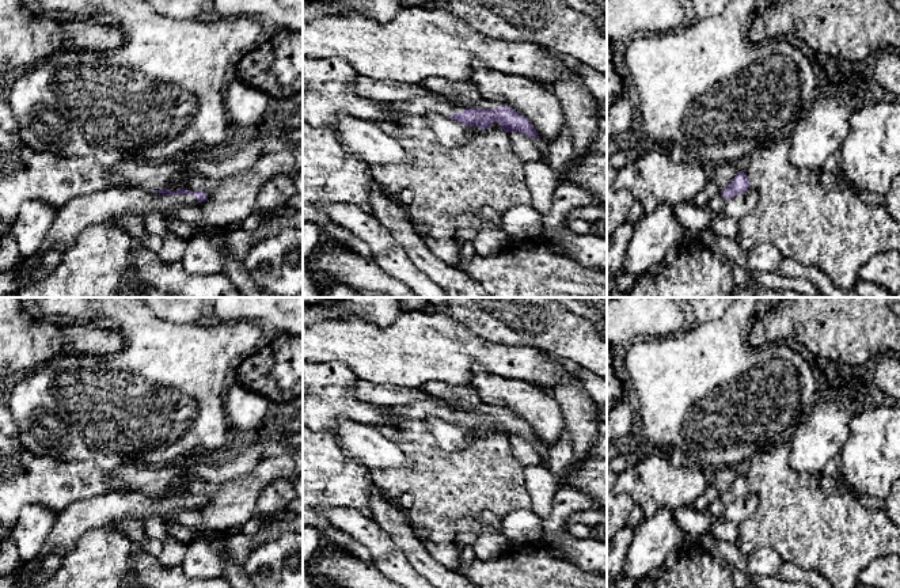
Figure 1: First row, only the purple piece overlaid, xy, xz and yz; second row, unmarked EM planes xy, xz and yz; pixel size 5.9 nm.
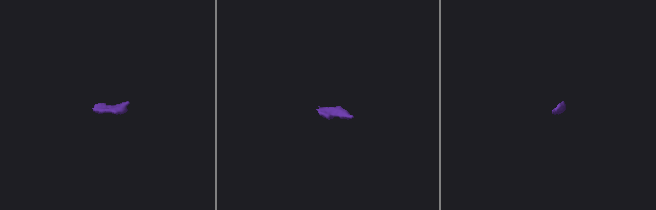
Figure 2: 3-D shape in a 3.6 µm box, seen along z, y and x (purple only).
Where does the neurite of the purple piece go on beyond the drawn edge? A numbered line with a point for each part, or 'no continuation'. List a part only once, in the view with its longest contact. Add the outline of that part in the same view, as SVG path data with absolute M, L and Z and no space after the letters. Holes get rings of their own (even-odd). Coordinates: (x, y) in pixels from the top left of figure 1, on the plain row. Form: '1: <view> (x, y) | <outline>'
1: xz (430, 406) | M426 398L422 401L415 401L410 405L394 406L386 409L388 409L398 420L424 420L426 417L440 417L444 420L451 420L452 417L460 417L466 411L495 413L500 410L486 405L478 407L467 407L467 406L449 403L447 401L437 398Z

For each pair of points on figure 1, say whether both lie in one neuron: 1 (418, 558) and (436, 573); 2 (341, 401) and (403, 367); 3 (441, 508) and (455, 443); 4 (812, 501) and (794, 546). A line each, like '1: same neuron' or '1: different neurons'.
1: same neuron
2: different neurons
3: different neurons
4: same neuron

